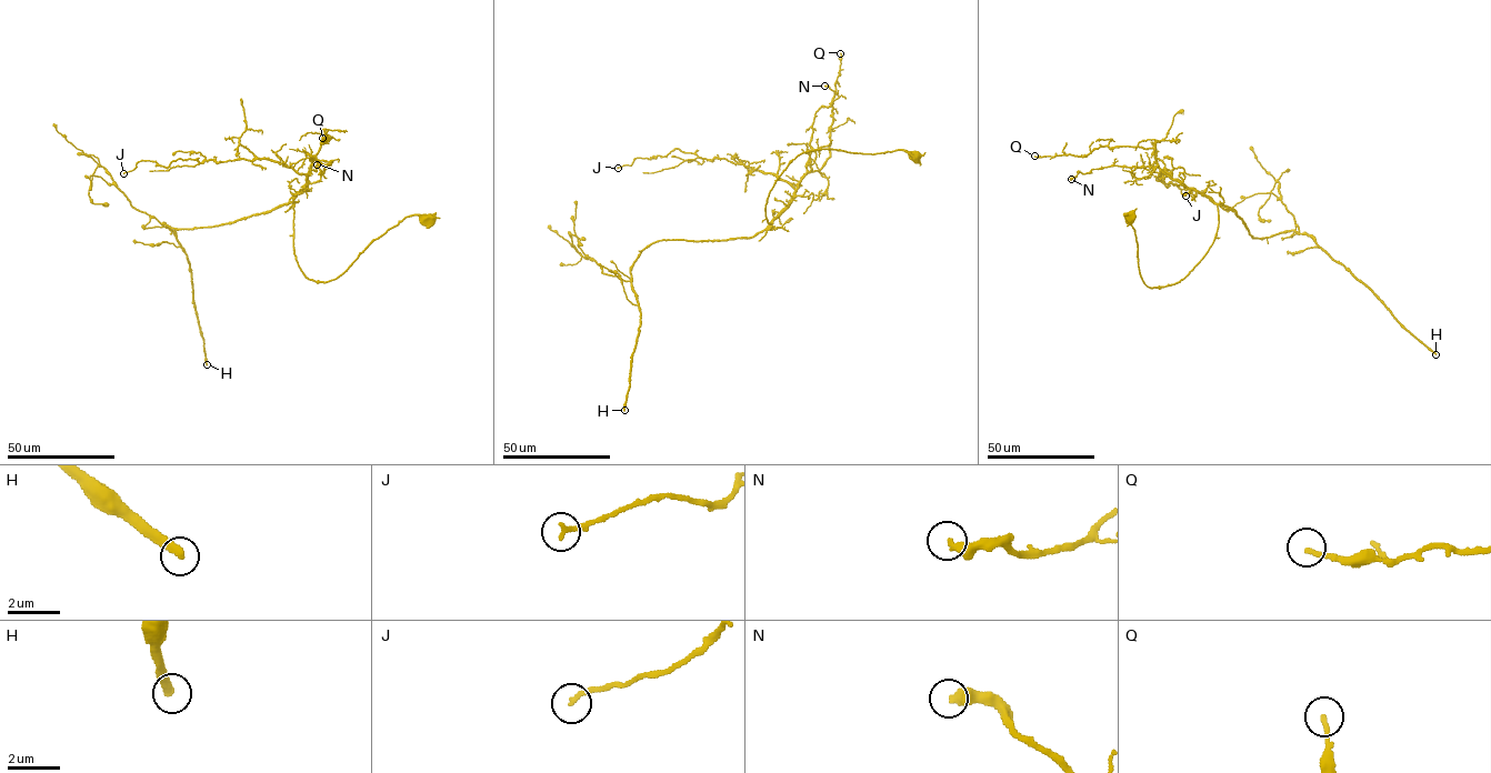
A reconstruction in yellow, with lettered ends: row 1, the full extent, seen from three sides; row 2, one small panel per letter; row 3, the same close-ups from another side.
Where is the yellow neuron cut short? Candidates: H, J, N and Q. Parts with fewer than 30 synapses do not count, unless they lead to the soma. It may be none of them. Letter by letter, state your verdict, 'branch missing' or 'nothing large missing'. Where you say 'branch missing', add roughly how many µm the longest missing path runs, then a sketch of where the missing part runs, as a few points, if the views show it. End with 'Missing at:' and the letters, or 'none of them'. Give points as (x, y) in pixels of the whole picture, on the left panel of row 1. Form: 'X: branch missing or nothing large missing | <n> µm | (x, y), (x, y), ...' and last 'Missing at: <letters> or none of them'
H: branch missing | 450 µm
J: nothing large missing
N: nothing large missing
Q: nothing large missing
Missing at: H

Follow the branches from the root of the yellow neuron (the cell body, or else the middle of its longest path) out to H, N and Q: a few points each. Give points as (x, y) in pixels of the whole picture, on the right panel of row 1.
H: (1129, 214), (1150, 288), (1188, 274), (1213, 242), (1218, 206), (1226, 206), (1252, 237), (1308, 233), (1436, 354)
N: (1129, 214), (1140, 274), (1152, 288), (1188, 274), (1219, 222), (1216, 203), (1157, 167), (1110, 166), (1071, 179)
Q: (1129, 214), (1140, 274), (1152, 288), (1188, 274), (1219, 222), (1218, 206), (1171, 179), (1152, 149), (1034, 156)

